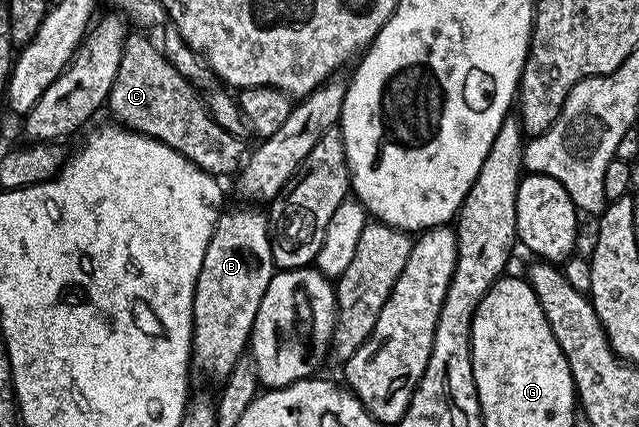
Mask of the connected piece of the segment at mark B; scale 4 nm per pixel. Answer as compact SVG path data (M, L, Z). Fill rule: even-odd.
M239 204L236 210L230 208L224 209L220 213L217 224L213 228L213 236L209 240L209 248L205 248L205 260L201 260L201 272L197 276L197 288L195 289L195 299L193 300L193 336L191 337L191 364L196 371L200 370L207 378L217 378L217 380L226 379L233 372L233 364L237 364L237 360L244 357L245 351L248 349L251 340L251 329L255 323L257 316L257 308L261 308L261 296L265 296L265 288L269 288L269 280L277 273L277 267L273 260L273 252L271 251L271 237L267 231L268 215L263 214L262 209L256 208L251 204Z

